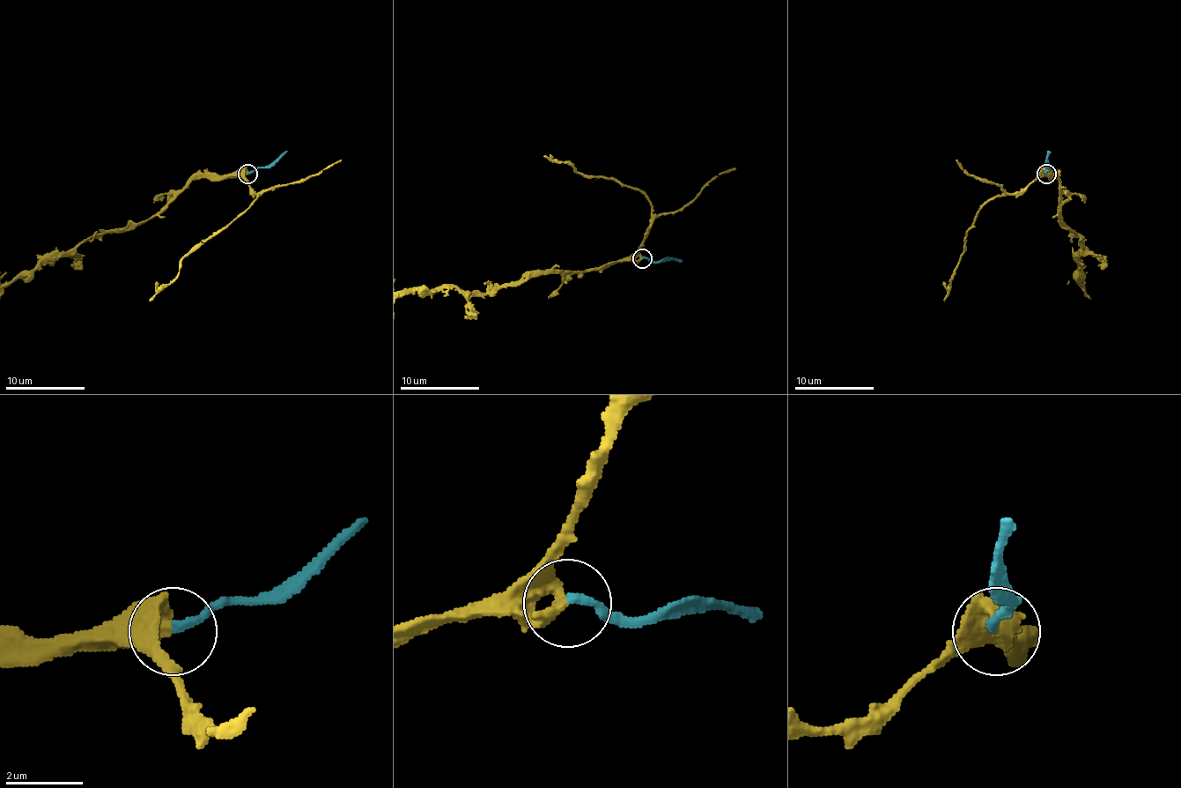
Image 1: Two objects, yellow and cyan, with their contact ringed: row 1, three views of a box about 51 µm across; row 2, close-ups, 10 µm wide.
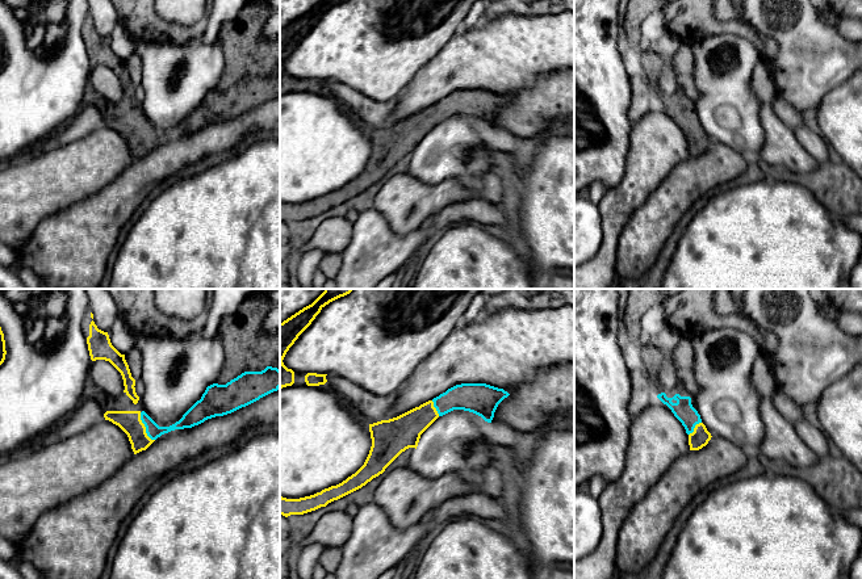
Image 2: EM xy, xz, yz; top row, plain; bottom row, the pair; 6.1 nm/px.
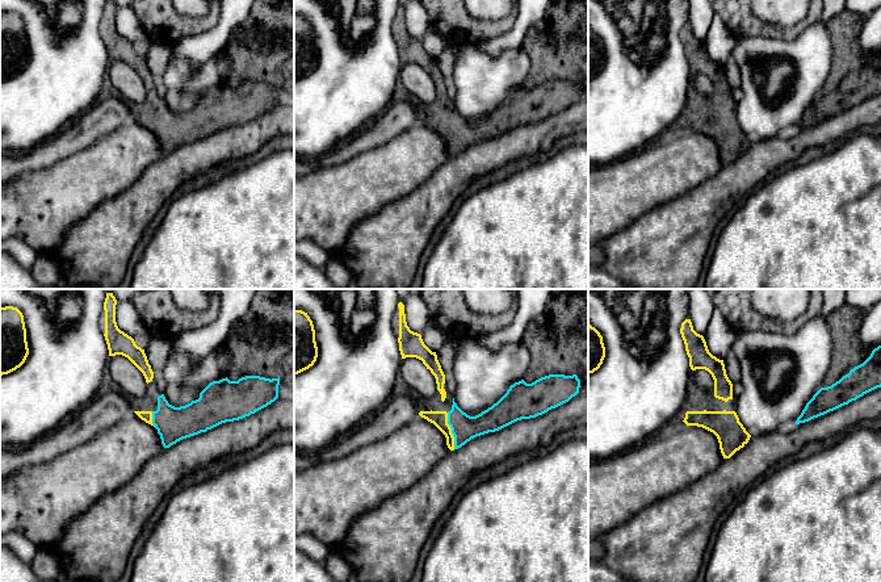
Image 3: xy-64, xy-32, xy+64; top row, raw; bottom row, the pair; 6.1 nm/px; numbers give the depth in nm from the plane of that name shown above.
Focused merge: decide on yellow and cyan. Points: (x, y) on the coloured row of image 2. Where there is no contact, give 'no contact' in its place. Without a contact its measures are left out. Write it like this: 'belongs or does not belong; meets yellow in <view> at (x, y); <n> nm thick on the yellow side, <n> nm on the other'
belongs; meets yellow in xy at (145, 427); 140 nm thick on the yellow side, 90 nm on the other

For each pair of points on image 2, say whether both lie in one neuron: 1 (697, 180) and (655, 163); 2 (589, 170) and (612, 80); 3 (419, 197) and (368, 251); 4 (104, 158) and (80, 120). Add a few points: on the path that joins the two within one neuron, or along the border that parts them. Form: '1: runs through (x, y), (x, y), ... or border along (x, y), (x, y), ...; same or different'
1: border along (690, 156), (681, 160), (652, 192); different
2: runs through (607, 147), (612, 142), (612, 103); same
3: border along (375, 208), (394, 233), (408, 235), (419, 230); different
4: border along (104, 125), (61, 146); different

